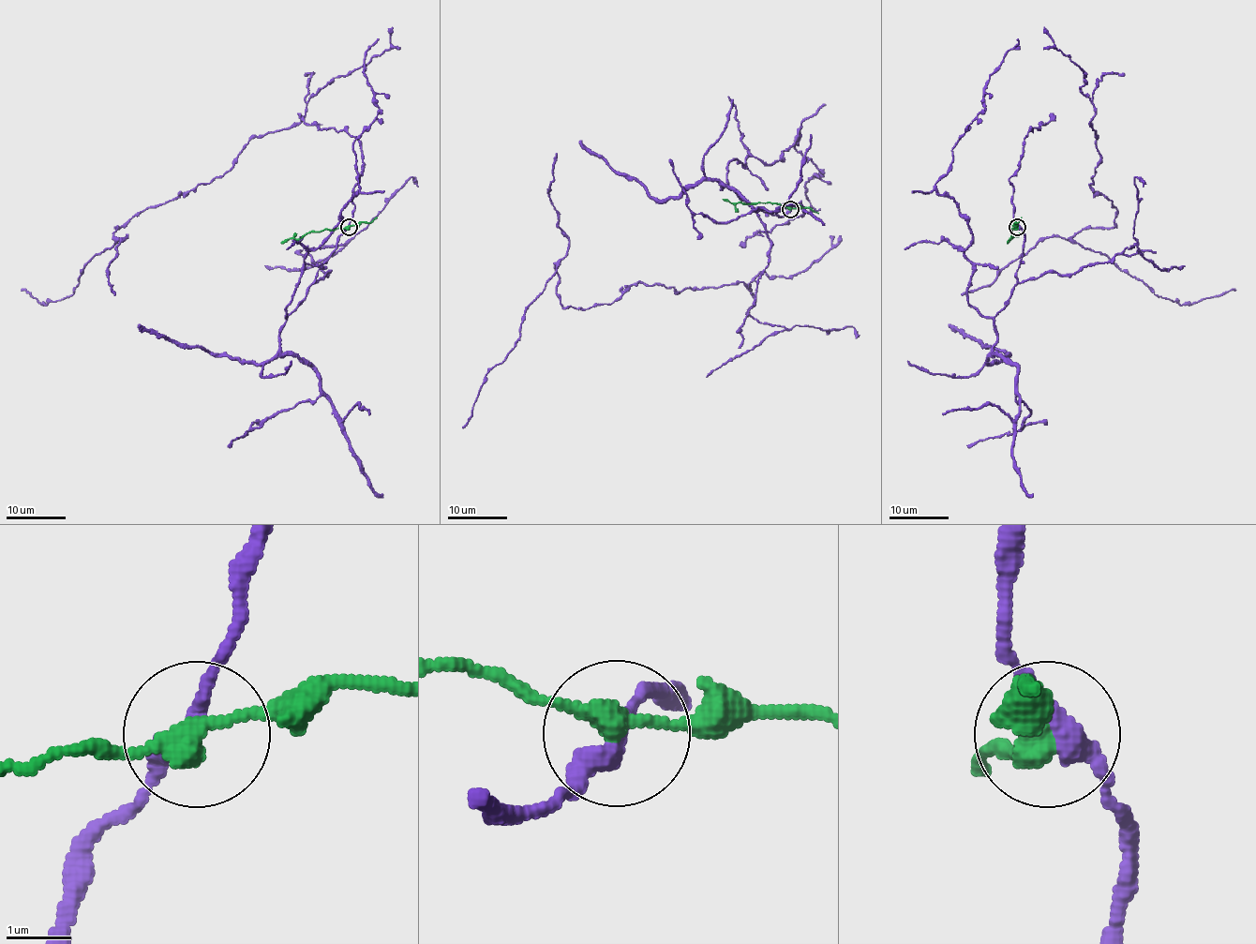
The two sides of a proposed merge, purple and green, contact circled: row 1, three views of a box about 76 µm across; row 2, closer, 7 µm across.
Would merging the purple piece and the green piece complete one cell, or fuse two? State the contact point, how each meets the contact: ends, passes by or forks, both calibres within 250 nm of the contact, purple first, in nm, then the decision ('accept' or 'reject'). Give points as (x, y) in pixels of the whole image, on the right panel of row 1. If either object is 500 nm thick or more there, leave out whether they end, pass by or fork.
(1017, 227) | purple passes by | green passes by | 320/320 nm | reject

